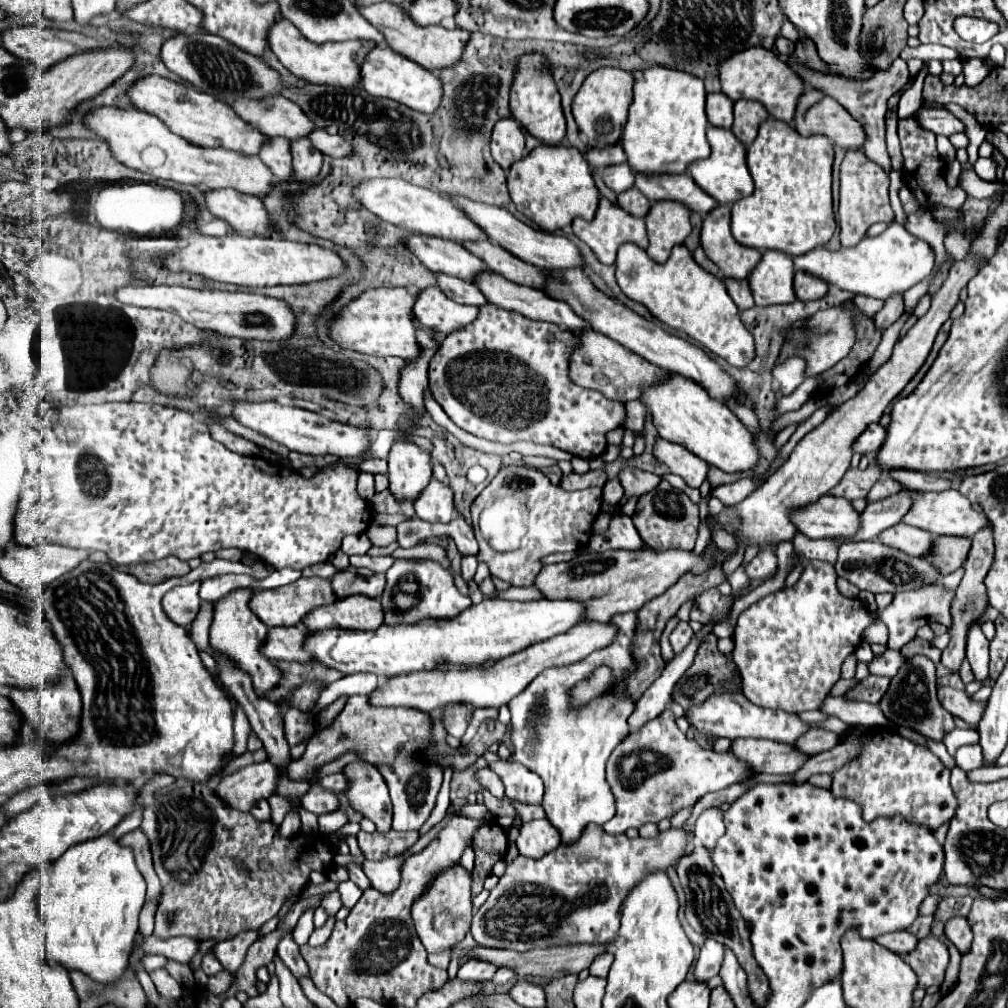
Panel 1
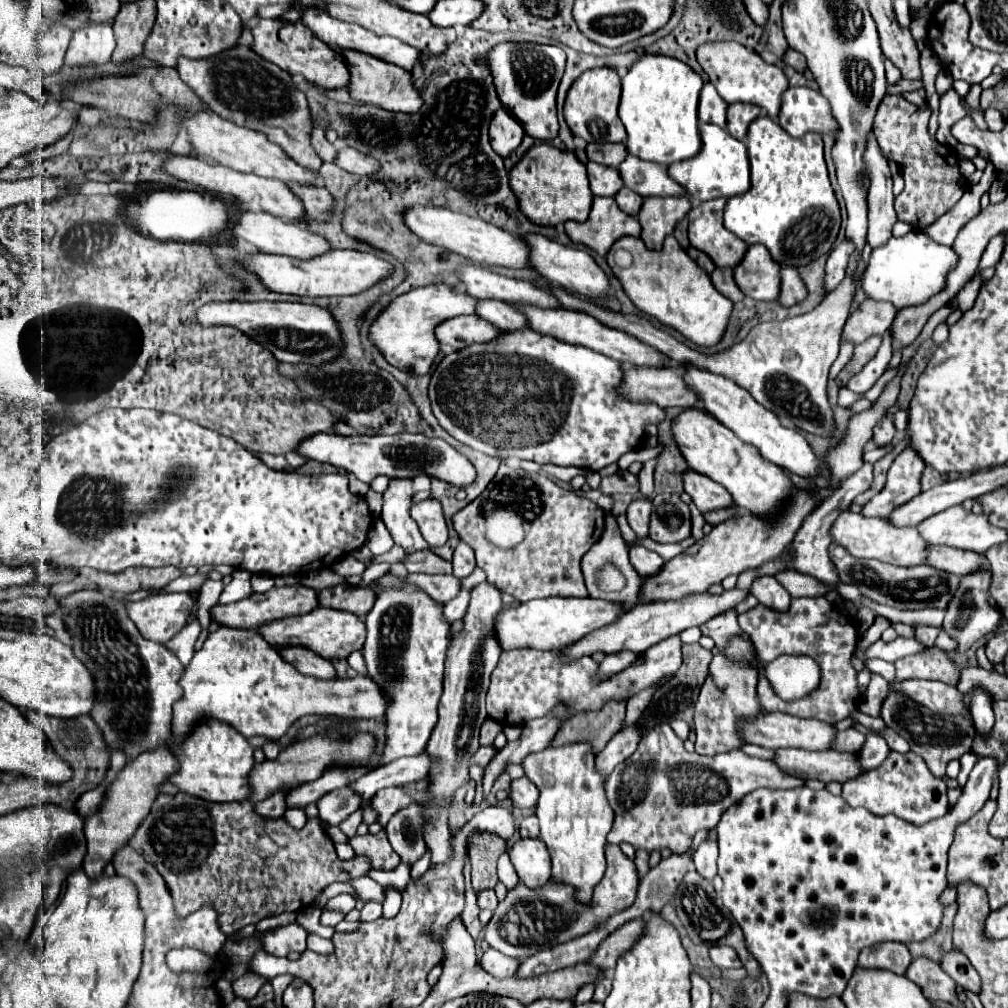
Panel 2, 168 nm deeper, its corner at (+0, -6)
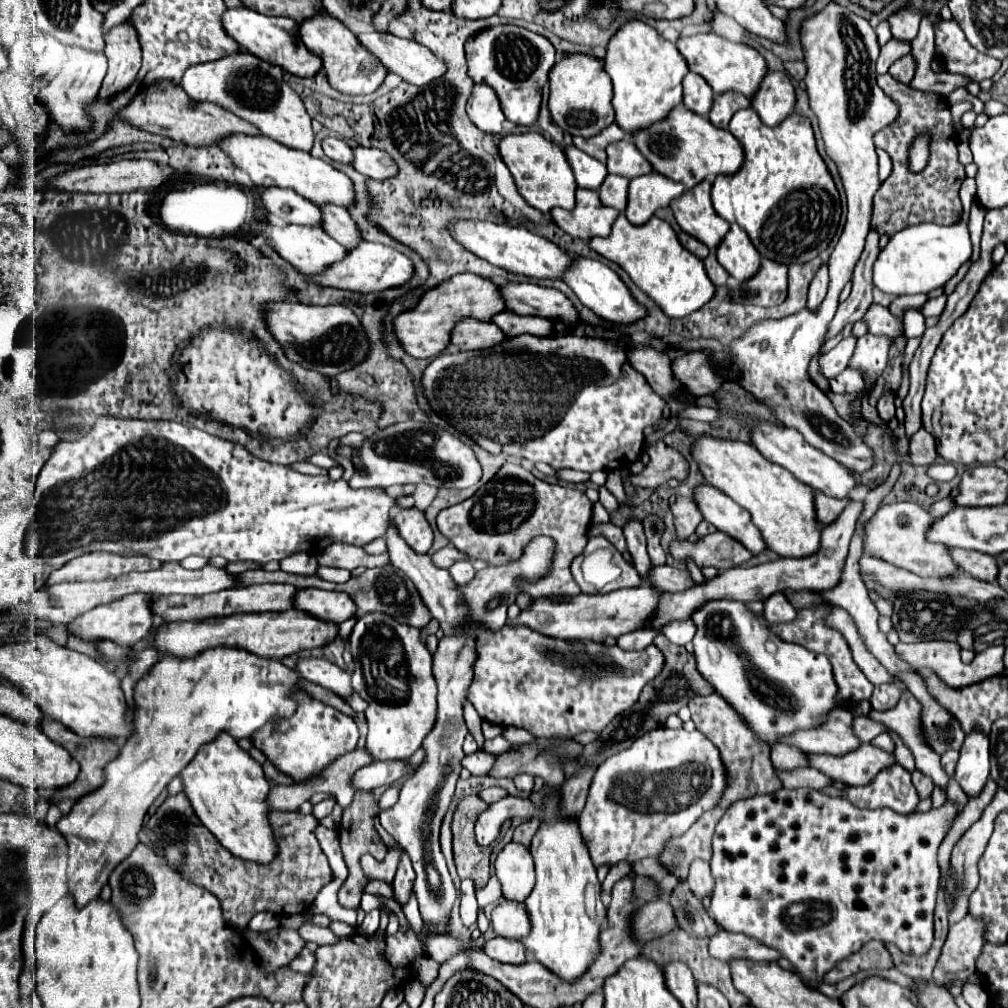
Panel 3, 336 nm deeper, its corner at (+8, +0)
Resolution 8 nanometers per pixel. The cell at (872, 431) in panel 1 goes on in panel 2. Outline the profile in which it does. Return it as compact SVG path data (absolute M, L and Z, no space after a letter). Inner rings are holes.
M883 417L875 427L873 427L873 443L877 447L883 447L883 445L889 445L893 441L893 435L895 435L895 425L893 425L893 419L891 417Z

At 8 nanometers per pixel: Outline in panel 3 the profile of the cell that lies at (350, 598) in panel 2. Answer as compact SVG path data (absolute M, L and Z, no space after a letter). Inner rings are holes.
M315 587L299 589L295 595L295 607L319 619L335 621L335 623L343 623L355 617L357 613L357 605L349 595L337 591L323 591Z

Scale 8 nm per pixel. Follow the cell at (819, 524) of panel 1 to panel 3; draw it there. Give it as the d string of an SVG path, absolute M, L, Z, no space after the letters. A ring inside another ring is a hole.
M895 503L895 505L881 505L877 513L865 523L863 527L863 551L879 557L895 567L903 567L913 571L921 577L945 577L955 573L955 565L947 555L945 545L929 543L925 539L927 527L933 519L921 509L917 503Z

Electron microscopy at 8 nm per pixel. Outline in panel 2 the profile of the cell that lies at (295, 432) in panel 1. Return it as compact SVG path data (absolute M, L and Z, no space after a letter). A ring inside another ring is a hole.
M397 433L397 435L355 435L355 437L341 437L341 435L313 435L313 439L305 439L297 449L307 459L315 459L321 463L329 463L337 469L347 469L359 481L371 485L371 481L379 475L389 479L413 479L421 473L427 477L445 481L453 487L465 489L467 485L475 483L475 467L467 457L463 457L455 447L451 447L441 437L427 437L421 433Z

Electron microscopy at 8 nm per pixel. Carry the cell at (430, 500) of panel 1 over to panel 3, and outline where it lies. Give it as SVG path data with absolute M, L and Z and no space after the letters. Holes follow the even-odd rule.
M417 507L401 509L401 511L397 511L393 521L395 521L401 537L407 541L407 545L411 549L415 549L417 553L429 551L429 547L433 543L433 529L431 529L429 521L425 519L423 511L419 511Z

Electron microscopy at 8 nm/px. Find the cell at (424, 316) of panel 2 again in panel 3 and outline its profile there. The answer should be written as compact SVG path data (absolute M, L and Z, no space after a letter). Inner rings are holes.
M461 273L425 291L413 309L405 309L399 315L395 315L393 319L395 337L407 355L417 359L429 359L439 355L445 349L455 321L463 317L475 317L477 321L491 321L491 317L501 313L503 309L505 303L501 299L499 287L491 279L473 273Z

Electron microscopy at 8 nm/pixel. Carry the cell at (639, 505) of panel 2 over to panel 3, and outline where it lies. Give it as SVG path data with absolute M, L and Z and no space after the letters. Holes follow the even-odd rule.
M629 517L625 527L623 527L623 533L625 533L625 539L627 539L627 549L633 557L633 565L641 573L641 577L645 579L647 571L651 569L651 561L649 561L649 555L647 555L647 545L645 545L641 521L635 519L635 517Z

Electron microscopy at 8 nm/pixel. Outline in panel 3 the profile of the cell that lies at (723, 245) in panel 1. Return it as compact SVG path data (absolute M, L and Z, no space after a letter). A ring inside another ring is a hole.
M707 177L695 189L675 199L671 209L679 227L713 251L729 233L729 223L721 221L711 205L711 185L713 177Z

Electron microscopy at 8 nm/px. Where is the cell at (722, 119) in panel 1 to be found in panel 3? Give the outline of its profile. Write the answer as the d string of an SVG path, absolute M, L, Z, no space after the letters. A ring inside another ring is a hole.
M689 73L683 79L683 105L689 111L707 117L713 105L713 99L715 99L715 93L709 89L709 83L703 77L699 77L697 73Z

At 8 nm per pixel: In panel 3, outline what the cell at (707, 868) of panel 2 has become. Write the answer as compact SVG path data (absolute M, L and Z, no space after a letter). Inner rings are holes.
M693 861L689 867L689 875L687 875L687 887L697 893L699 897L711 895L713 891L713 877L709 871L709 861Z

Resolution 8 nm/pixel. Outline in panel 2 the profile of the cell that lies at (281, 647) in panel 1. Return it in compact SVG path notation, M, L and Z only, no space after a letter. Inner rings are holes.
M287 647L287 649L281 649L279 653L299 673L305 673L305 675L311 675L311 677L317 677L317 679L335 679L335 675L337 675L337 671L331 665L331 661L315 655L309 649L303 649L303 647Z

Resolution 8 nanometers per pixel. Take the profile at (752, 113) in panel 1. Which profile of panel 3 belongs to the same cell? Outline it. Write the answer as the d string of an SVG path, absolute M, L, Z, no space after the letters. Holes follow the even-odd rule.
M727 91L715 97L711 113L709 113L709 121L719 127L719 129L727 129L731 117L739 111L739 109L747 109L751 107L751 99L747 99L745 95L737 93L737 91Z

